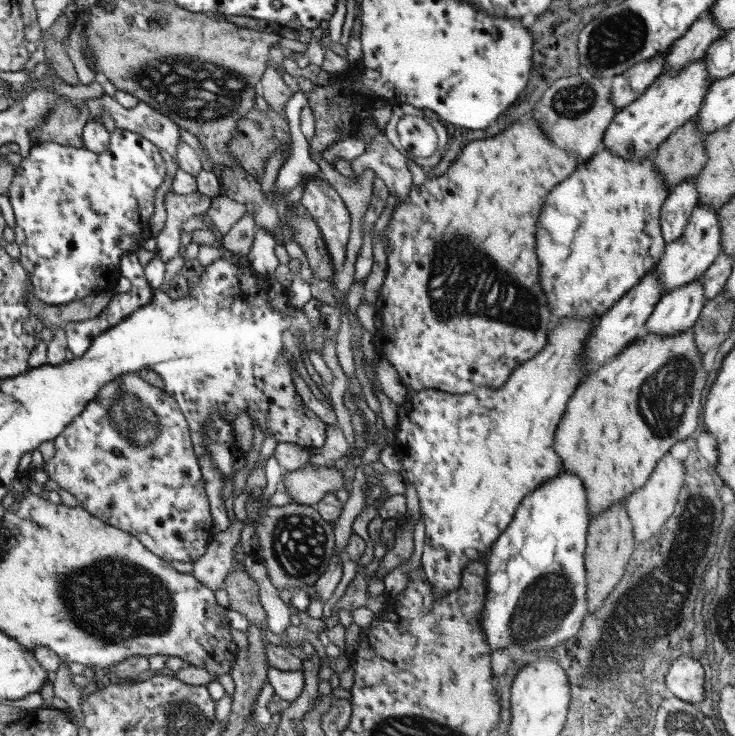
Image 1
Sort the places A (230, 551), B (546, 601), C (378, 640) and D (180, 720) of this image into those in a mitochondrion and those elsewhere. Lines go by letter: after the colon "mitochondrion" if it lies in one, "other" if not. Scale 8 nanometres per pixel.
A: other
B: mitochondrion
C: other
D: mitochondrion

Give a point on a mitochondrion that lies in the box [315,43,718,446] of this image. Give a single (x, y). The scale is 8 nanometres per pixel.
(464, 279)

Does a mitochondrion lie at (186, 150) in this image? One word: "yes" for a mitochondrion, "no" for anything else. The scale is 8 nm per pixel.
no

